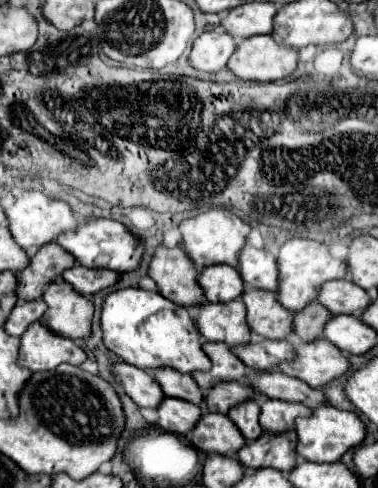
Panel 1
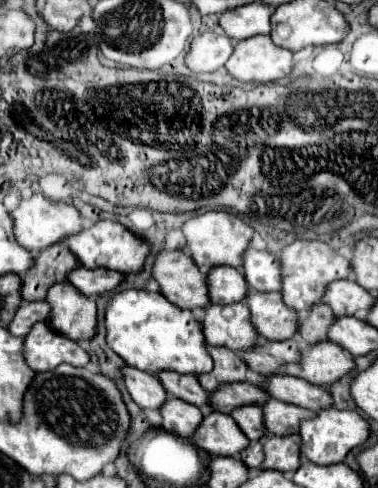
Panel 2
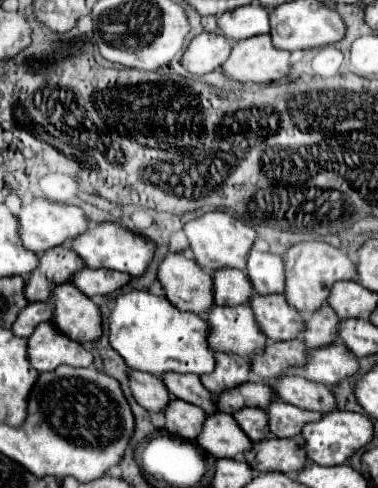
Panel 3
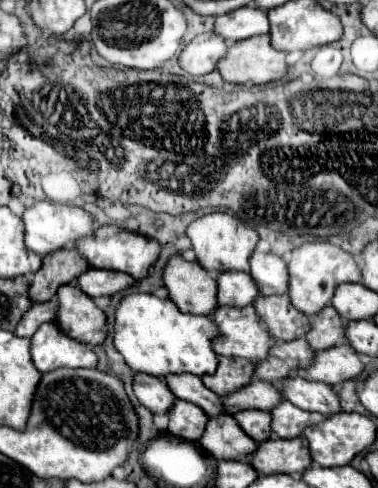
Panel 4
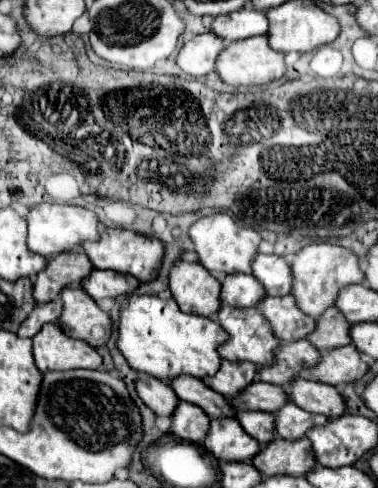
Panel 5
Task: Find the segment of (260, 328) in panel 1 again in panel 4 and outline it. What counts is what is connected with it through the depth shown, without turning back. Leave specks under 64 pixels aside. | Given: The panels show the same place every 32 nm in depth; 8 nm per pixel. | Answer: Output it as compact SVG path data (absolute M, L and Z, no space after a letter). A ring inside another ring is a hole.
M260 296L254 302L254 308L264 324L268 324L270 334L278 342L288 342L304 336L308 332L310 318L300 310L292 308L288 296Z

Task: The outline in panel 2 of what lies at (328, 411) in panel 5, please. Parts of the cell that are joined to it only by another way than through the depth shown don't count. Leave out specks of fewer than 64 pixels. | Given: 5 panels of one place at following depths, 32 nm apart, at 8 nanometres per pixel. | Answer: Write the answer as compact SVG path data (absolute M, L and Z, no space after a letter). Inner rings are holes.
M276 374L276 376L266 378L266 382L262 386L268 390L268 394L272 398L282 400L282 402L298 404L298 406L304 406L314 412L332 408L332 396L324 386L308 384L306 380L300 380L296 376Z

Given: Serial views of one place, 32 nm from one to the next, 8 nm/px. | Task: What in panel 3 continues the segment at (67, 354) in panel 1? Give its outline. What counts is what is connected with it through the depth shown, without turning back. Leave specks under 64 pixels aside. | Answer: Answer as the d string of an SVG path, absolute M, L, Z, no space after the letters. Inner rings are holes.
M52 322L38 324L36 332L28 338L28 356L30 364L38 372L48 372L60 364L68 366L92 366L94 354L86 350L80 342L64 336Z

